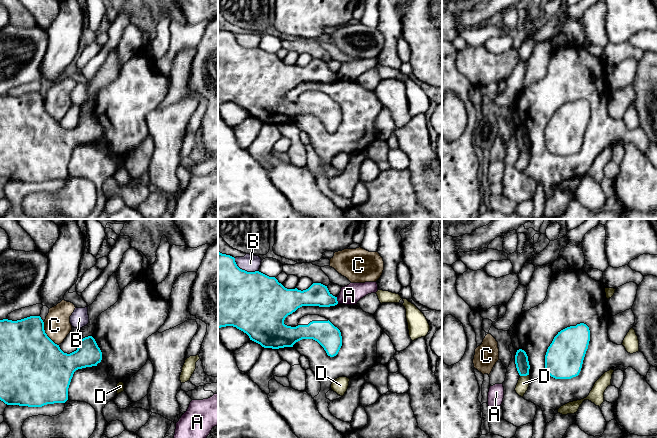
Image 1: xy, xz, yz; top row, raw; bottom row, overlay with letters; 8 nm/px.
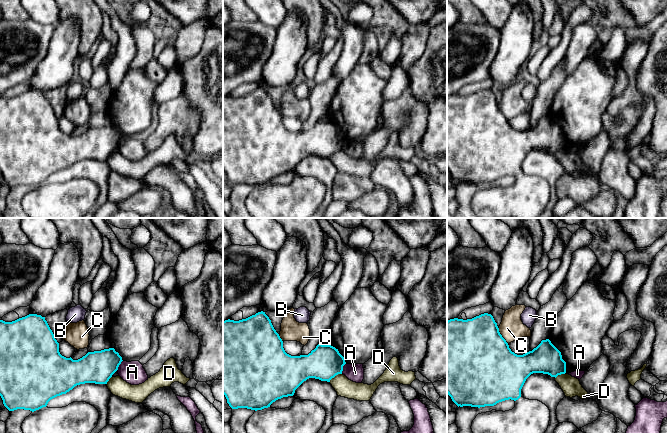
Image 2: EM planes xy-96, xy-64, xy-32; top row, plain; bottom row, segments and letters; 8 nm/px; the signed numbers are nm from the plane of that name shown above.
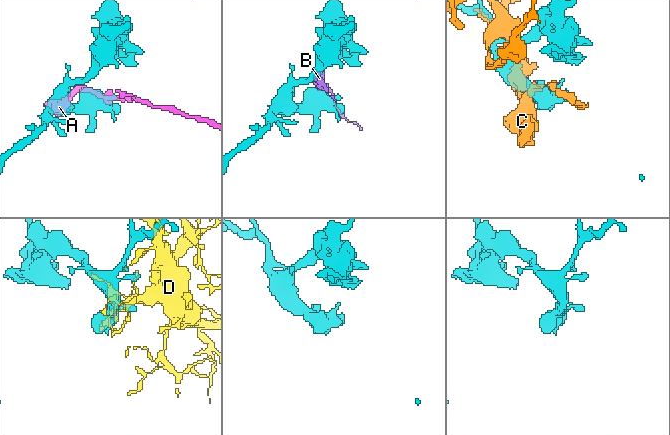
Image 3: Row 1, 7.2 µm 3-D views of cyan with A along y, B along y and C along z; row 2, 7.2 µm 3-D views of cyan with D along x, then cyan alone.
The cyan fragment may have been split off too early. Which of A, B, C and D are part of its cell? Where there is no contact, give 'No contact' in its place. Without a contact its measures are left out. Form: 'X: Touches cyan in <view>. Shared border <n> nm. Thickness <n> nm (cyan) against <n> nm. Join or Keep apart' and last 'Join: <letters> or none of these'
A: Touches cyan in xz. Shared border 60 nm. Thickness 180 nm (cyan) against 160 nm. Keep apart
B: Touches cyan in xz. Shared border 220 nm. Thickness 480 nm (cyan) against 140 nm. Keep apart
C: Touches cyan in xy. Shared border 220 nm. Thickness 480 nm (cyan) against 220 nm. Keep apart
D: Touches cyan in yz. Shared border 70 nm. Thickness 110 nm (cyan) against 100 nm. Keep apart
Join: none of these

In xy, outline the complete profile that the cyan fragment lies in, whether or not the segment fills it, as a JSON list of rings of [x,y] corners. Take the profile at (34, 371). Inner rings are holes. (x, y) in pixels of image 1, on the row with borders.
[[[30,316],[17,321],[0,320],[0,400],[7,405],[42,407],[47,404],[65,403],[74,372],[97,366],[101,360],[102,352],[92,336],[81,339],[77,350],[67,354],[47,336],[40,316]]]

